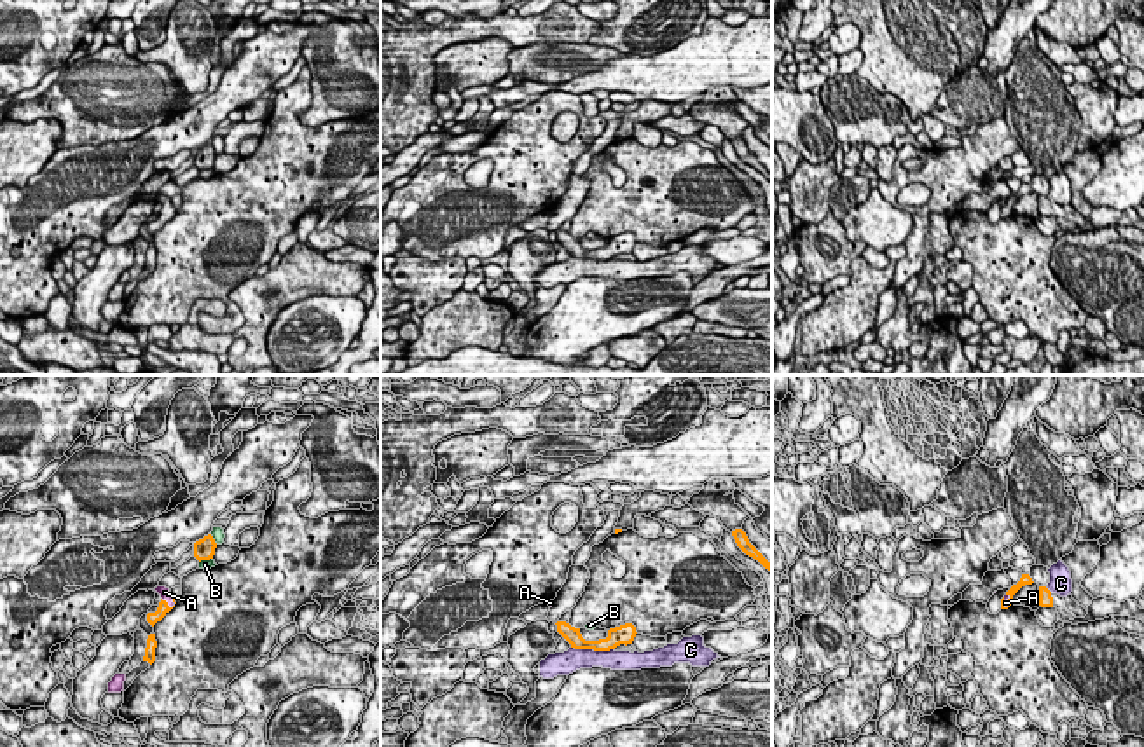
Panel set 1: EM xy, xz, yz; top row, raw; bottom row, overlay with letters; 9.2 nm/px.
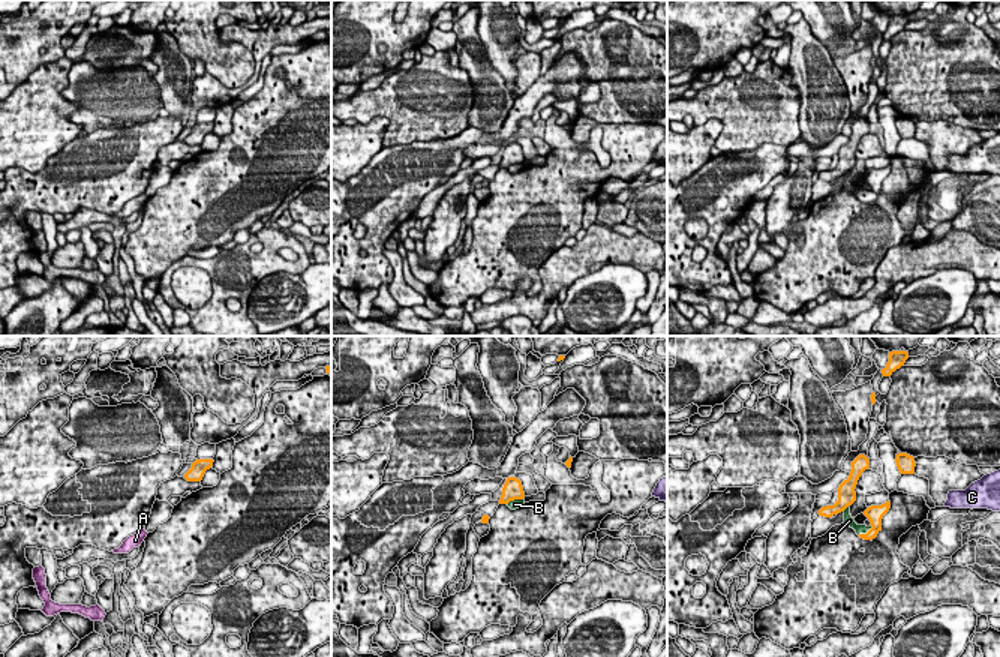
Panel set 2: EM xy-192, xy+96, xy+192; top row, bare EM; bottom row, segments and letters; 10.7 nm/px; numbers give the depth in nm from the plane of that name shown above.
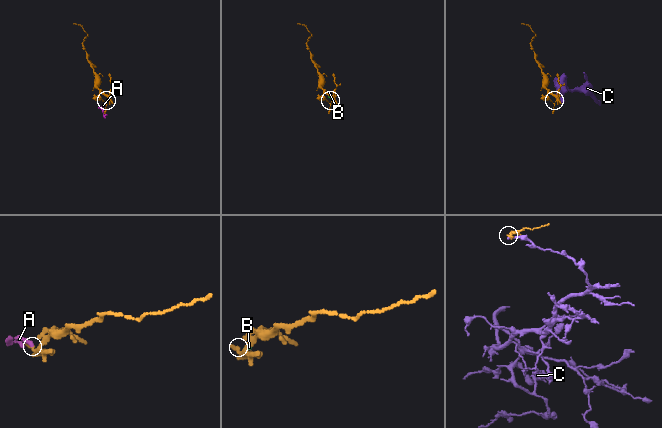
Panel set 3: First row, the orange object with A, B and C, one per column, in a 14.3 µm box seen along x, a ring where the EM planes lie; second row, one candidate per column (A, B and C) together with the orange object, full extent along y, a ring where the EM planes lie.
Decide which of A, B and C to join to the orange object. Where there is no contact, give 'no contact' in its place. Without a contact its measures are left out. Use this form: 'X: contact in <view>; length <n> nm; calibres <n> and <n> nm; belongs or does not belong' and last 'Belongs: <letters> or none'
A: contact in xy; length 150 nm; calibres 120 and 100 nm; belongs
B: contact in xy; length 140 nm; calibres 190 and 100 nm; belongs
C: contact in xz; length 400 nm; calibres 160 and 220 nm; does not belong
Belongs: A, B

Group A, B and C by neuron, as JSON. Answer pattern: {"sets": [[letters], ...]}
{"sets": [["A", "B"], ["C"]]}

